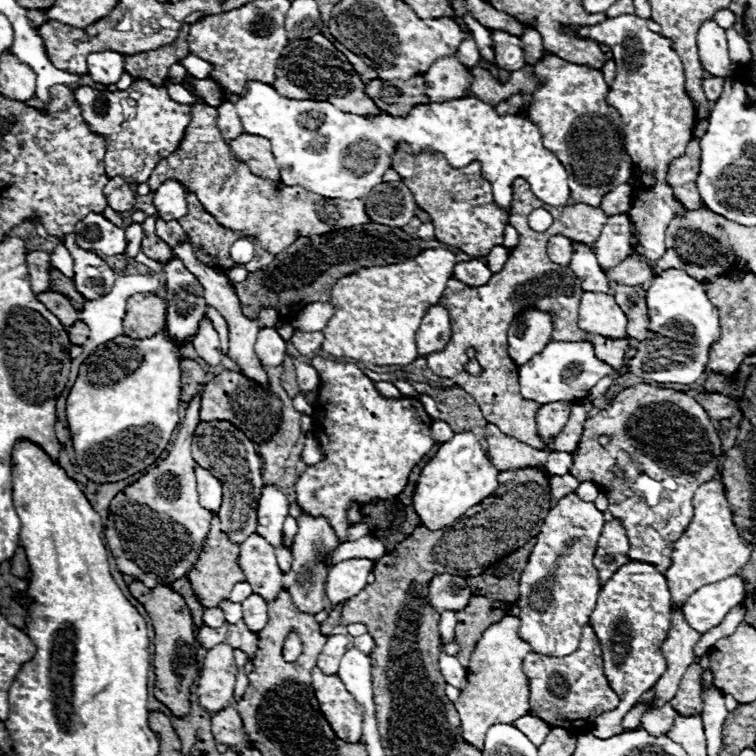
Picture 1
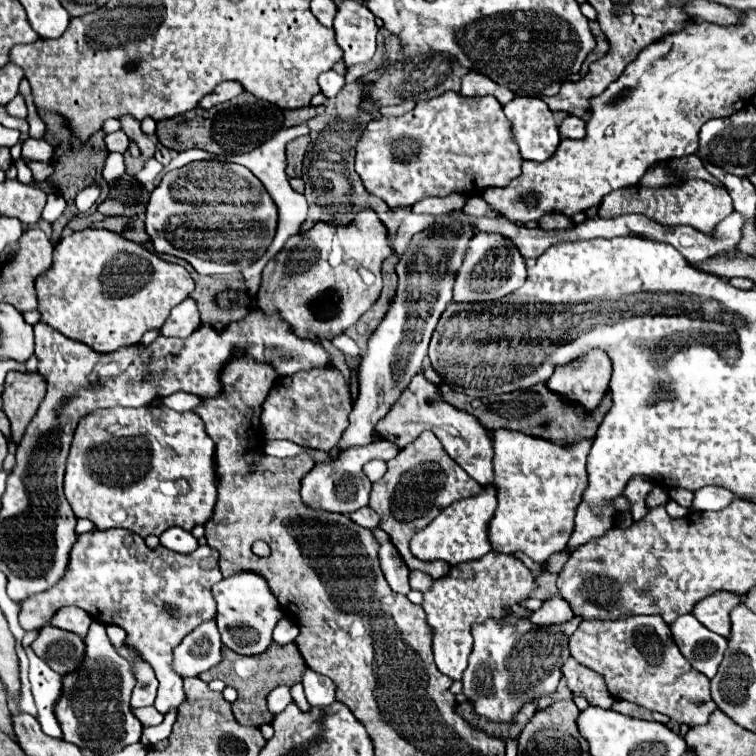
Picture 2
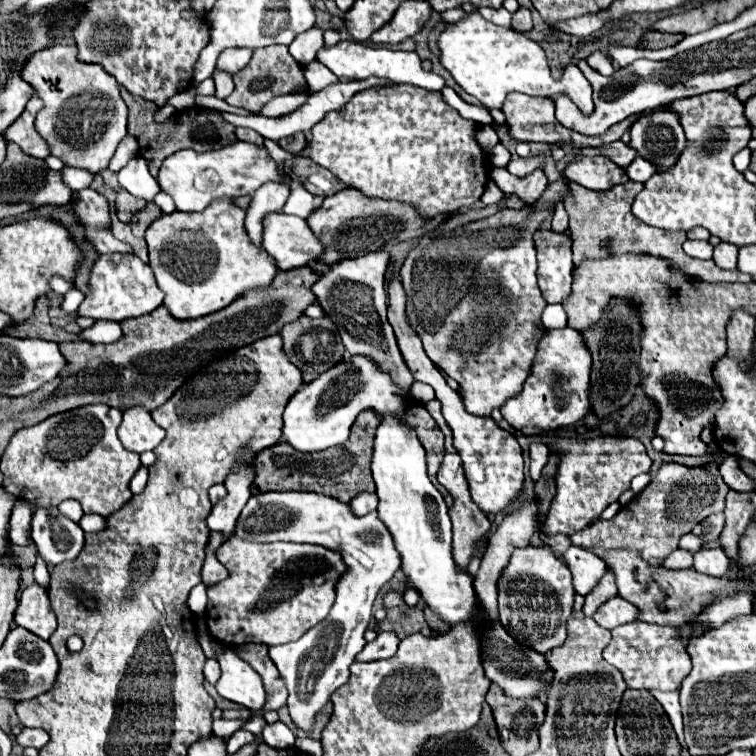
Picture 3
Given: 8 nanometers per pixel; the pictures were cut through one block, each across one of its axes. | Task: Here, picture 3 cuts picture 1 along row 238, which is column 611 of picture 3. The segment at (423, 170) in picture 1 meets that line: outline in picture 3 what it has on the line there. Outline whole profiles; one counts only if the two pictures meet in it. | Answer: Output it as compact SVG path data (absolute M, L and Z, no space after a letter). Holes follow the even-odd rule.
M602 436L592 440L576 440L576 438L554 438L550 444L552 452L558 452L560 464L556 474L556 496L552 498L550 510L540 524L540 532L544 536L566 534L586 528L596 522L604 508L618 500L618 496L630 488L630 480L642 472L648 472L652 466L646 448L636 438L614 438Z

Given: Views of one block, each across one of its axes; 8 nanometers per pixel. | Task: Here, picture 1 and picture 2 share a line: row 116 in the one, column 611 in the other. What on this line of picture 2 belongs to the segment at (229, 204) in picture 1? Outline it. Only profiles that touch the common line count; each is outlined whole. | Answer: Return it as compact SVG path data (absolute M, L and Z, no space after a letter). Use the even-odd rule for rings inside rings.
M686 180L682 184L674 186L660 186L660 188L648 188L648 186L628 186L628 190L614 190L604 198L604 202L598 208L600 218L614 218L622 214L640 212L656 222L664 224L688 224L702 232L712 232L716 222L732 214L732 198L724 190L724 186L712 186L710 182L700 180Z

